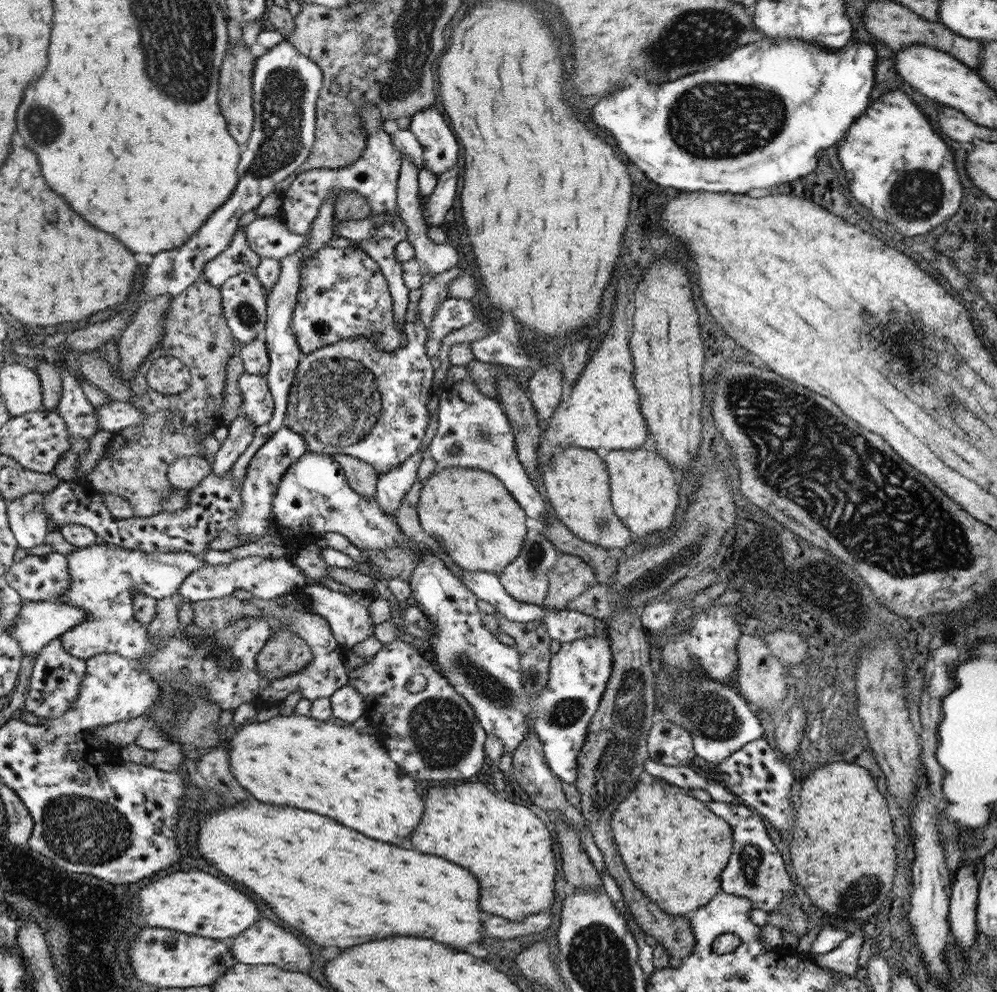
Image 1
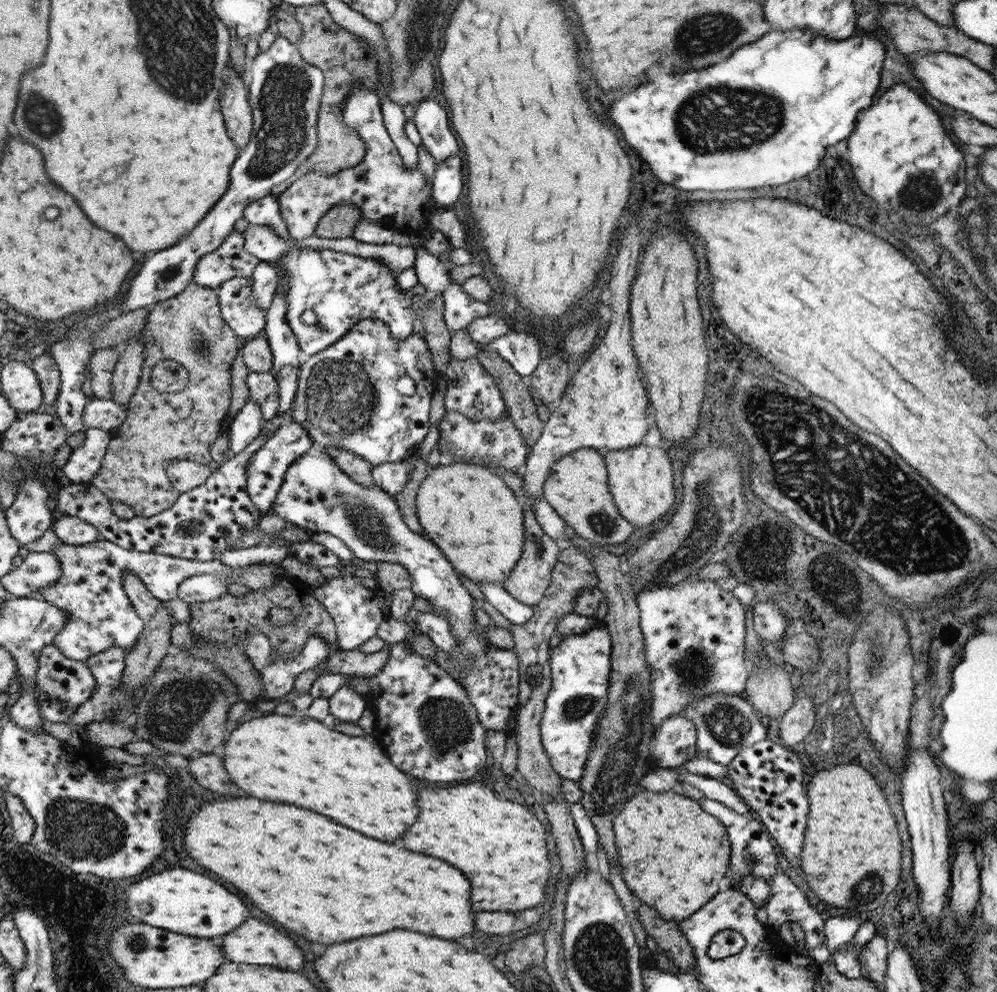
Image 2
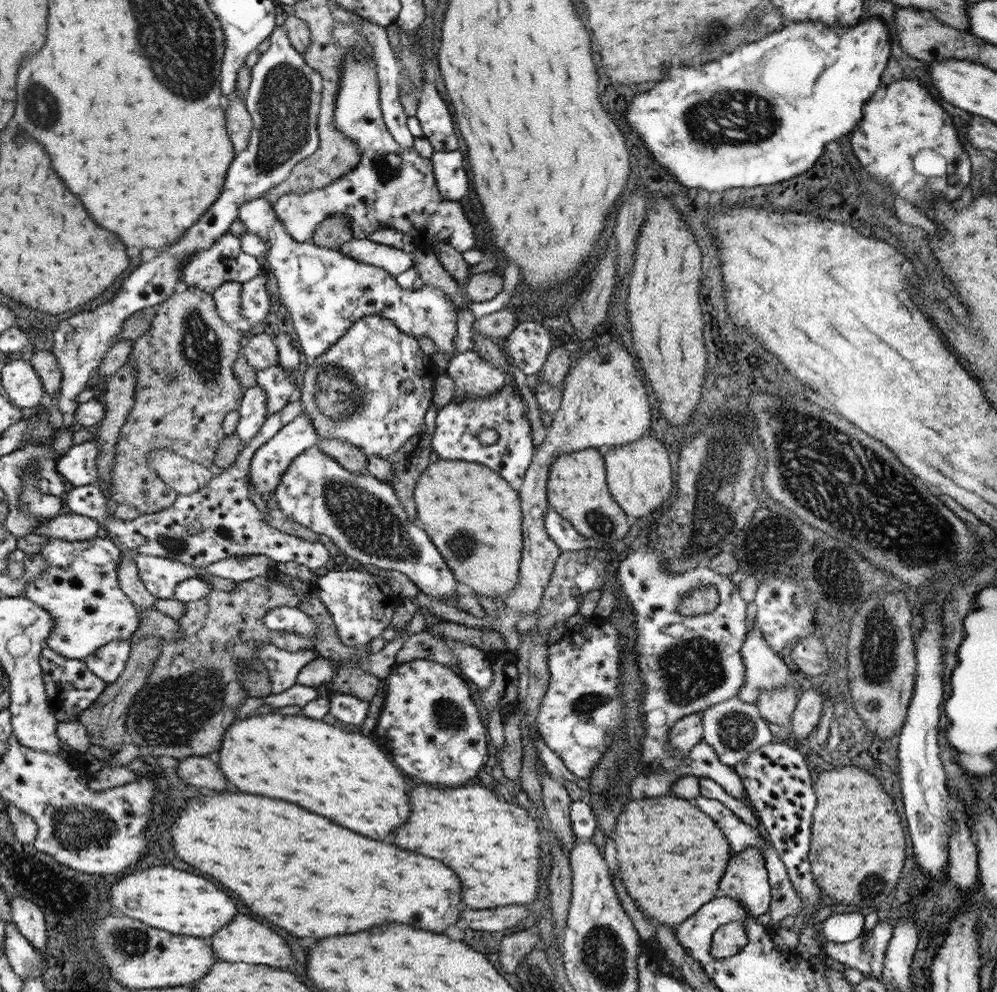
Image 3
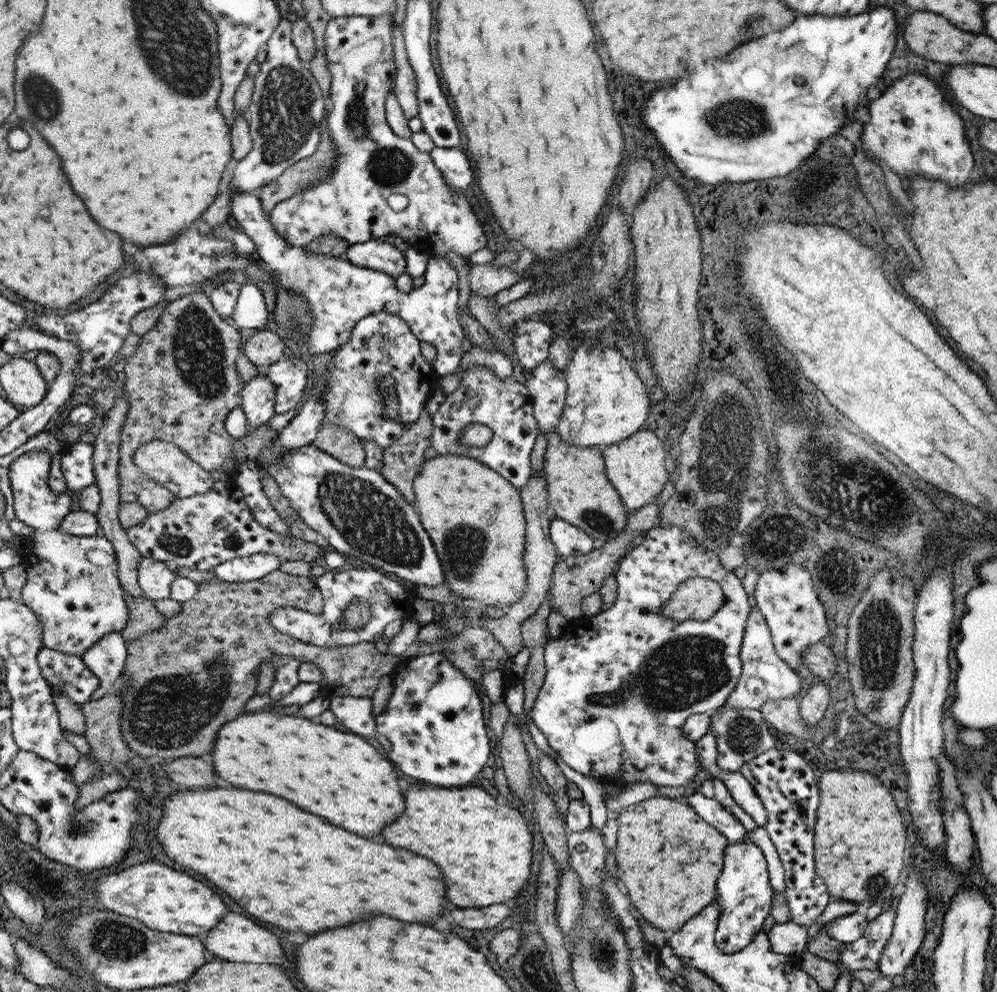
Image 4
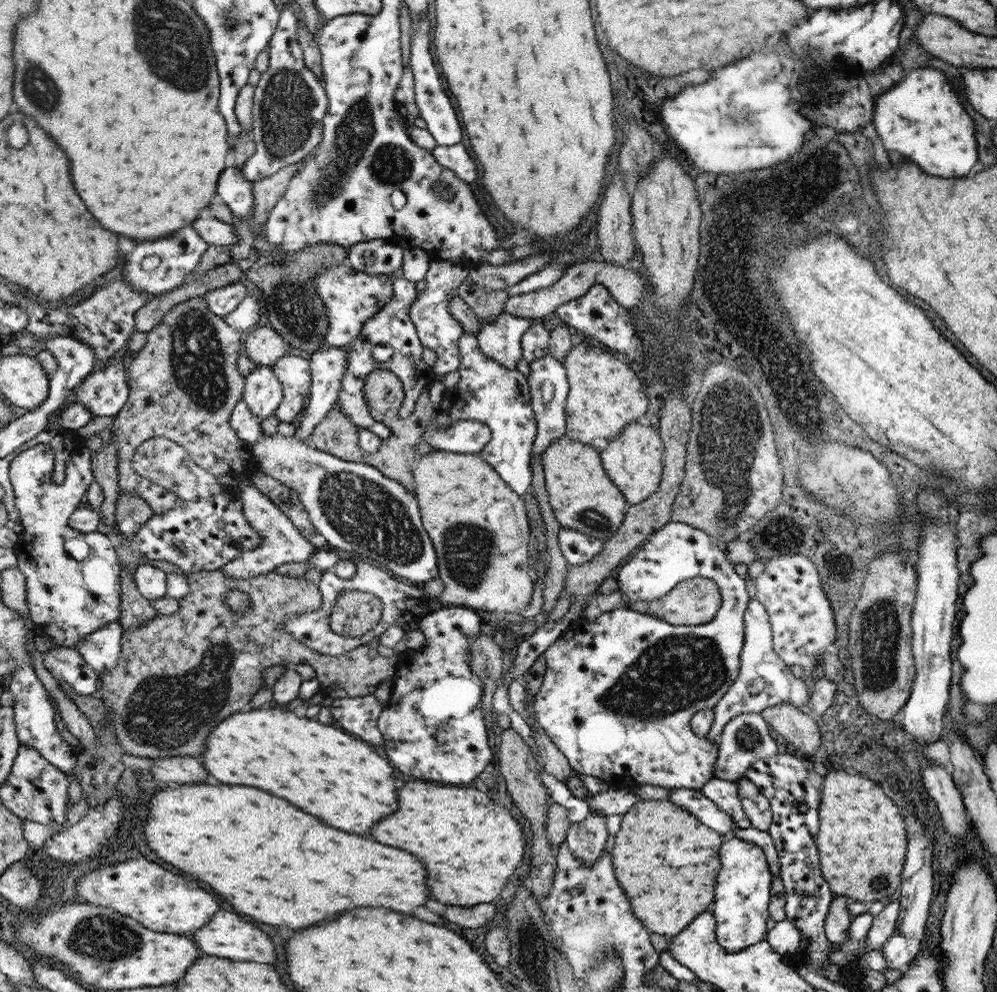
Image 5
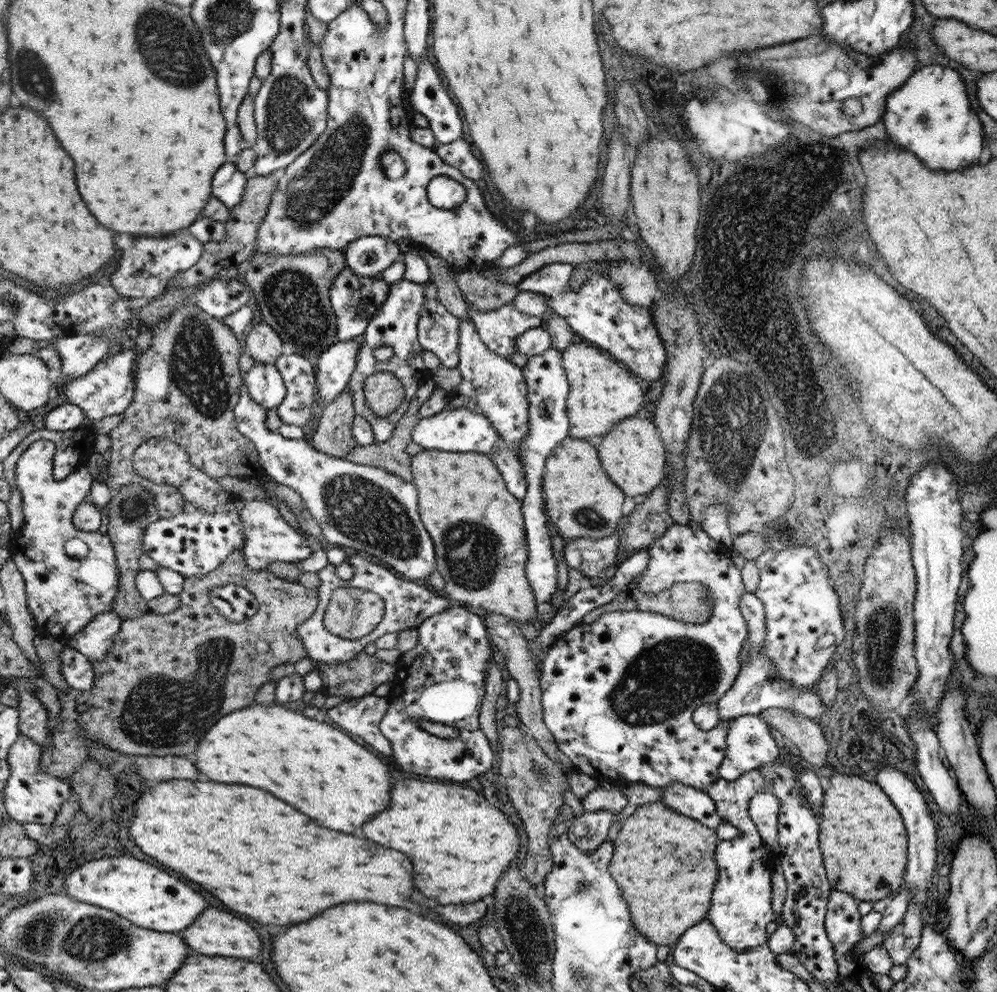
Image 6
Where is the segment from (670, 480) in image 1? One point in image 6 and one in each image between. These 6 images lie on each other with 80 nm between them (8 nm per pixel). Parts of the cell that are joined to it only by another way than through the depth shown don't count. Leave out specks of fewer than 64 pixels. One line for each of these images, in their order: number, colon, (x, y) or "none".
2: (640, 478)
3: (639, 474)
4: (635, 466)
5: (633, 461)
6: (632, 453)

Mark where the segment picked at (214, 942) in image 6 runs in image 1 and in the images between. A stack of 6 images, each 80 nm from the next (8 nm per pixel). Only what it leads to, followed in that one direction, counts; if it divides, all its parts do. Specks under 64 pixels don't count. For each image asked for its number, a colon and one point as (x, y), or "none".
1: (266, 943)
2: (256, 942)
3: (245, 941)
4: (238, 939)
5: (228, 936)

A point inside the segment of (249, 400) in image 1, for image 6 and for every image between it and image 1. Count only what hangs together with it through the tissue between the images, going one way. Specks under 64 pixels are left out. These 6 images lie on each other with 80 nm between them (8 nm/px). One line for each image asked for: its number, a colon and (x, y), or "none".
2: (263, 386)
3: (278, 382)
4: (290, 375)
5: (293, 371)
6: (298, 405)

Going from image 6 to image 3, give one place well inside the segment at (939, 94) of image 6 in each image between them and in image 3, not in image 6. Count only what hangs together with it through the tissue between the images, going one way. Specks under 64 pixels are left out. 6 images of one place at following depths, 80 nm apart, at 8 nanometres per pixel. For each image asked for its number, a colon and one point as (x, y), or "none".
3: (907, 138)
4: (912, 128)
5: (922, 118)

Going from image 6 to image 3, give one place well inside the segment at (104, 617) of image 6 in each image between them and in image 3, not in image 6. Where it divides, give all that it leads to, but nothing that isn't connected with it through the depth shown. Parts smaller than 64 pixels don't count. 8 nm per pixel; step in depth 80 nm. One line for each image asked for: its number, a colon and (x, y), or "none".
3: (108, 663)
4: (105, 659)
5: (101, 650)

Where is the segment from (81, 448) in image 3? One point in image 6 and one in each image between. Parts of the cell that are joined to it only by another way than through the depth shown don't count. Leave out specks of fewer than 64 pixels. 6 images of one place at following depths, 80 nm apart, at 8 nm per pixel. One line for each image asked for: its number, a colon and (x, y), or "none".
4: (73, 586)
5: (69, 599)
6: (63, 593)

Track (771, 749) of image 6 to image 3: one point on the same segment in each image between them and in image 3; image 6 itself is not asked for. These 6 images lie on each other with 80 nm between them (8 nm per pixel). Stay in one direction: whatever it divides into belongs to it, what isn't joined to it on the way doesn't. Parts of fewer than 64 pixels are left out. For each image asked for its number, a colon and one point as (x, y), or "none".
3: (735, 730)
4: (741, 735)
5: (744, 740)

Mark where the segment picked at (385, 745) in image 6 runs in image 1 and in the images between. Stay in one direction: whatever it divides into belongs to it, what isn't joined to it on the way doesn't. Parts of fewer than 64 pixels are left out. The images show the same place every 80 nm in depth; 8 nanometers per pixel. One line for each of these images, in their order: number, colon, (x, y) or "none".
1: (348, 704)
2: (346, 705)
3: (348, 708)
4: (356, 713)
5: (358, 715)

